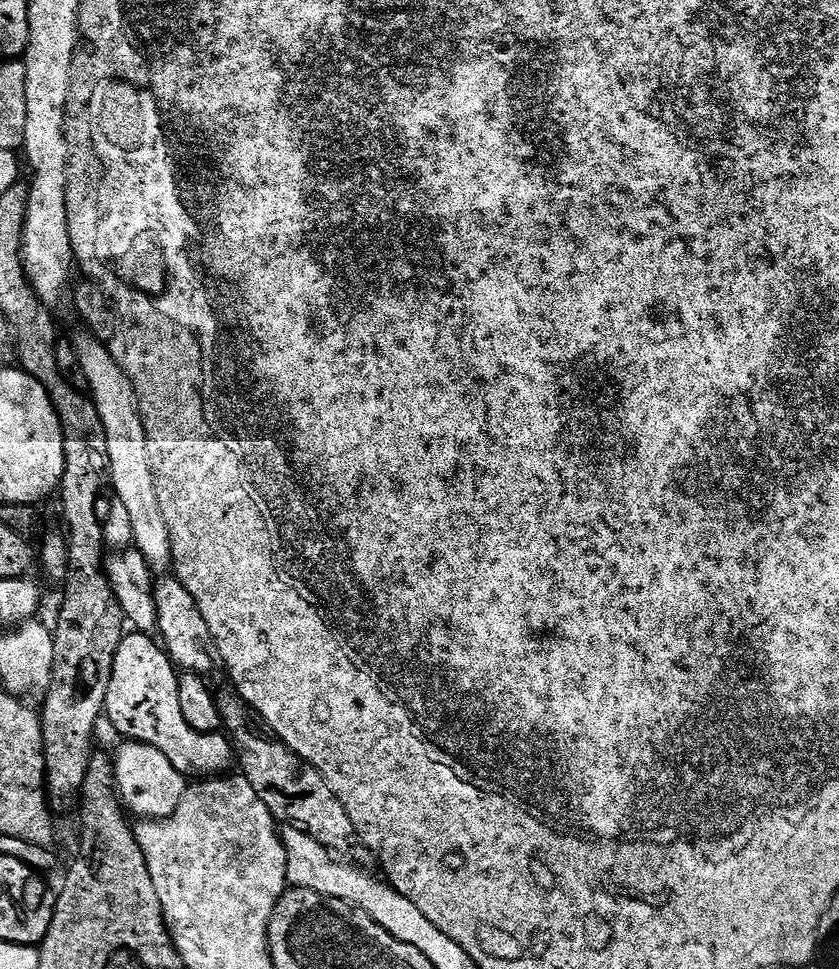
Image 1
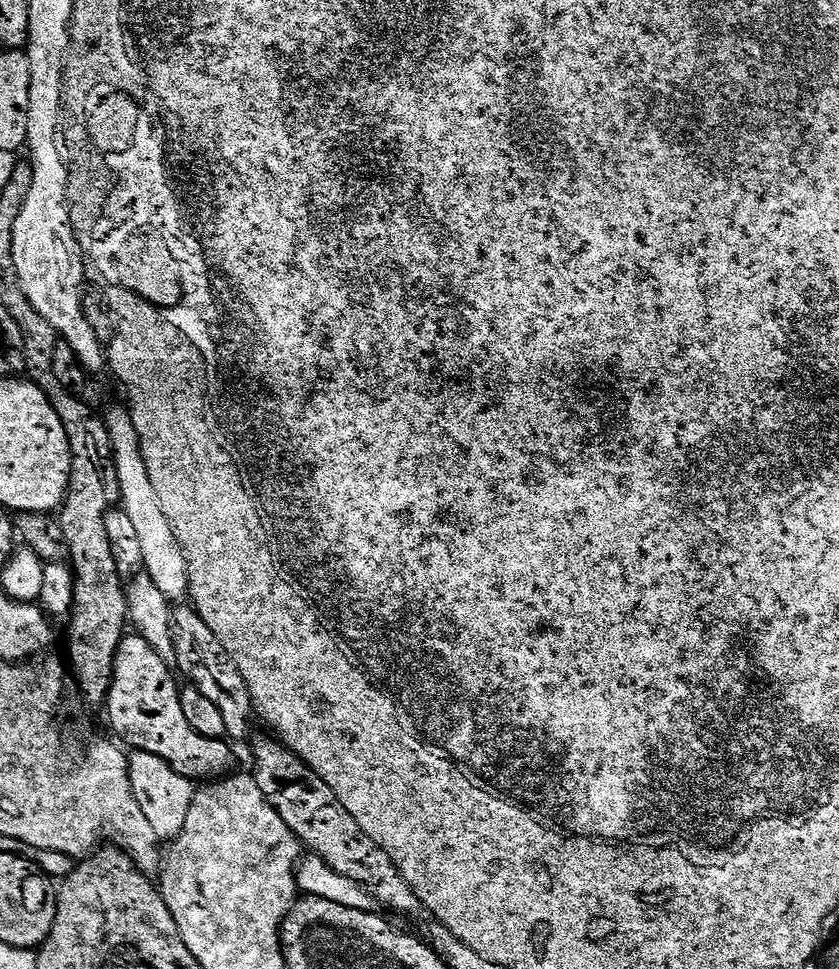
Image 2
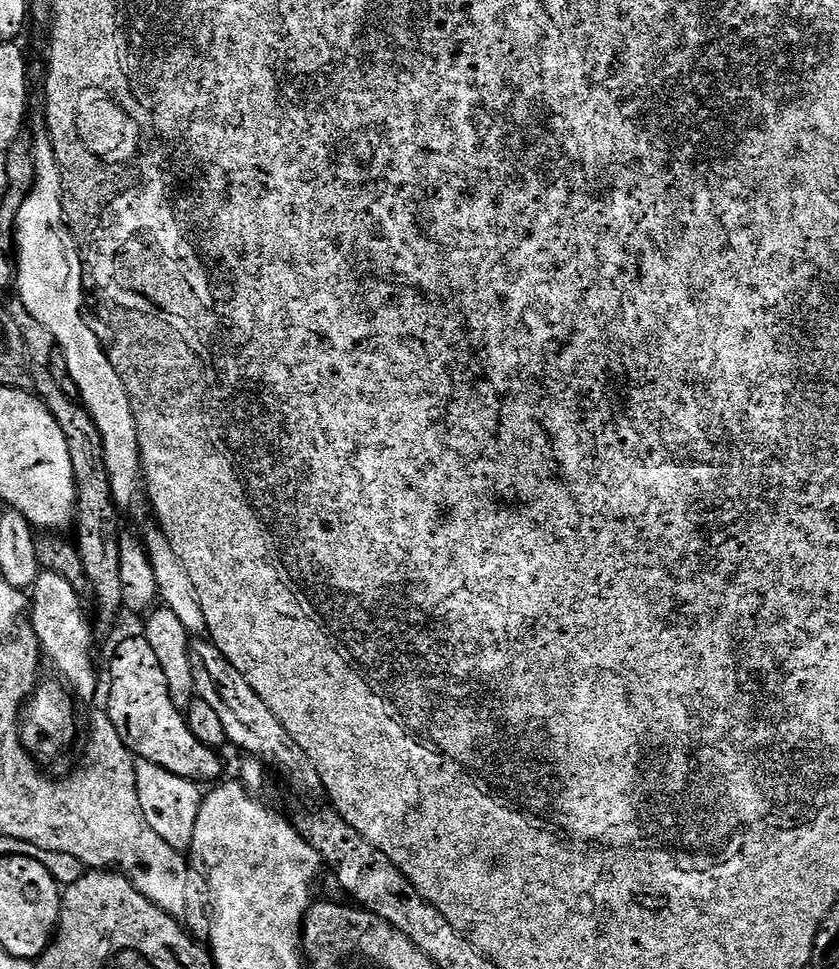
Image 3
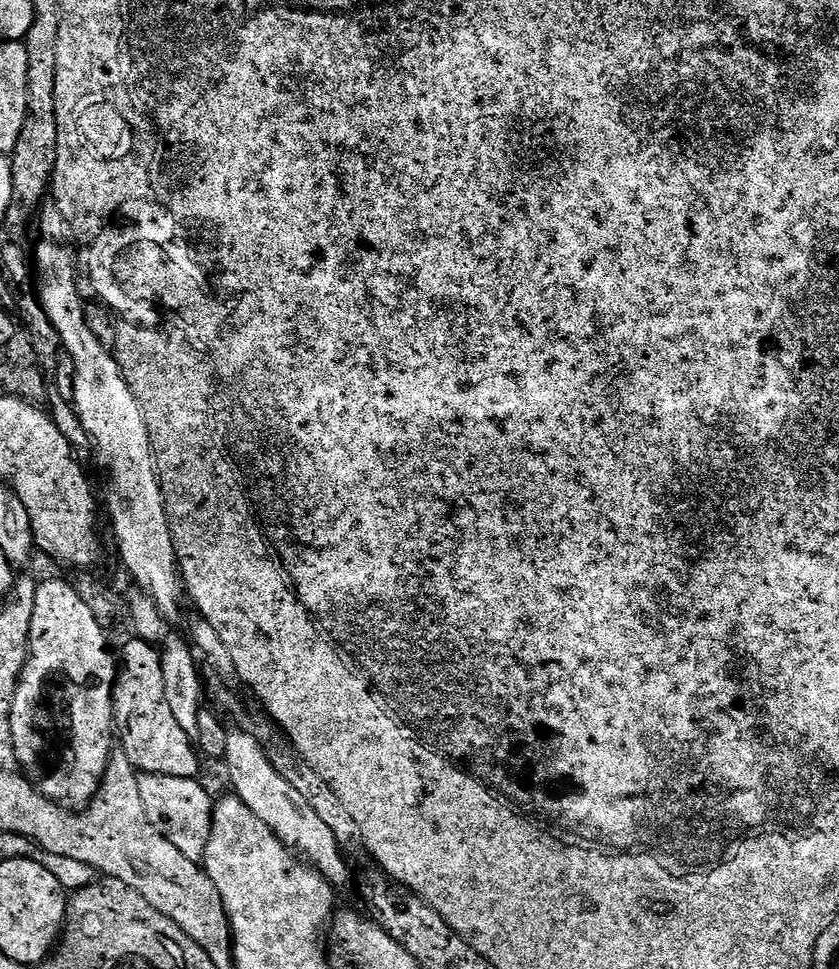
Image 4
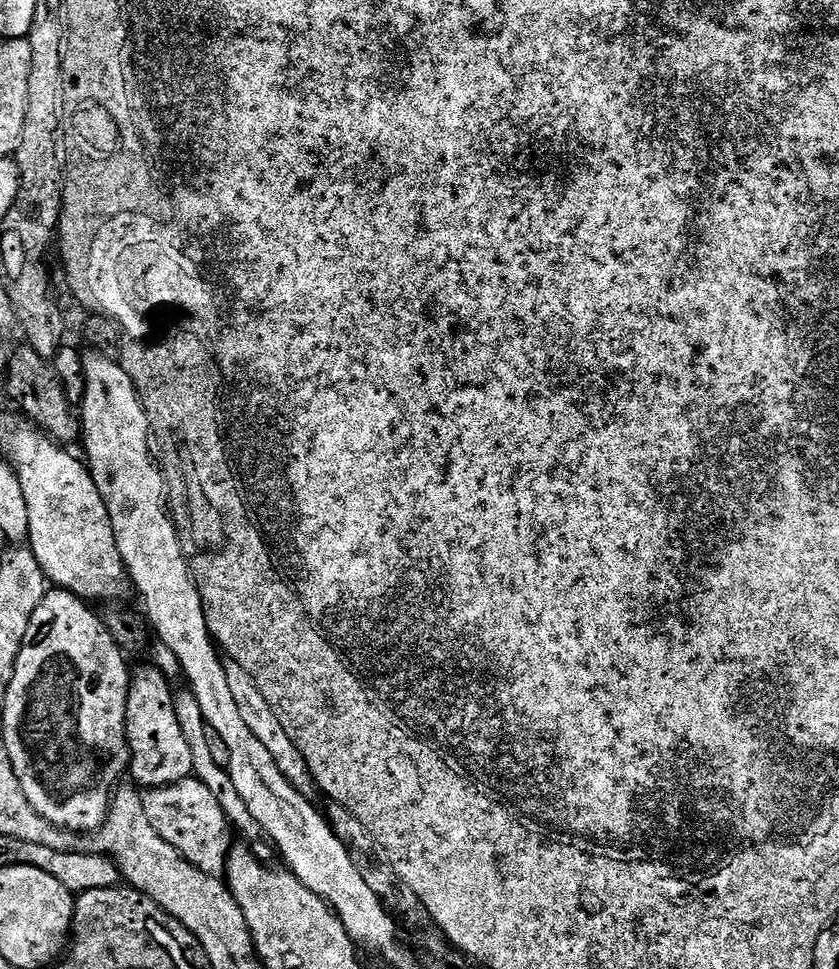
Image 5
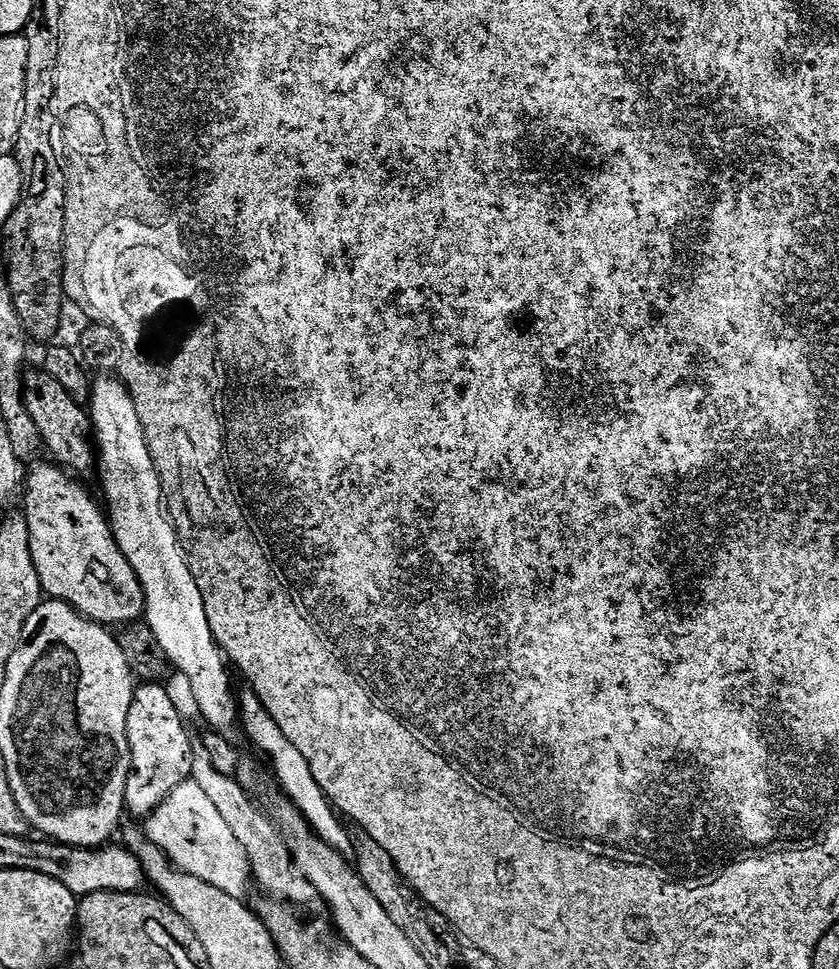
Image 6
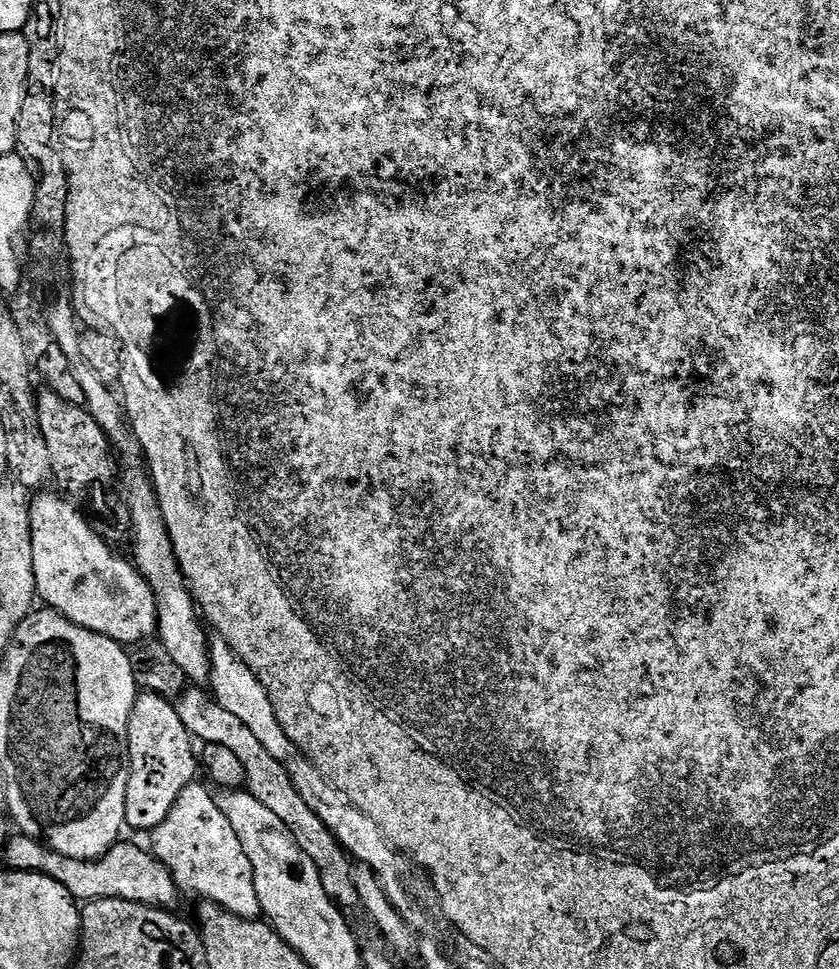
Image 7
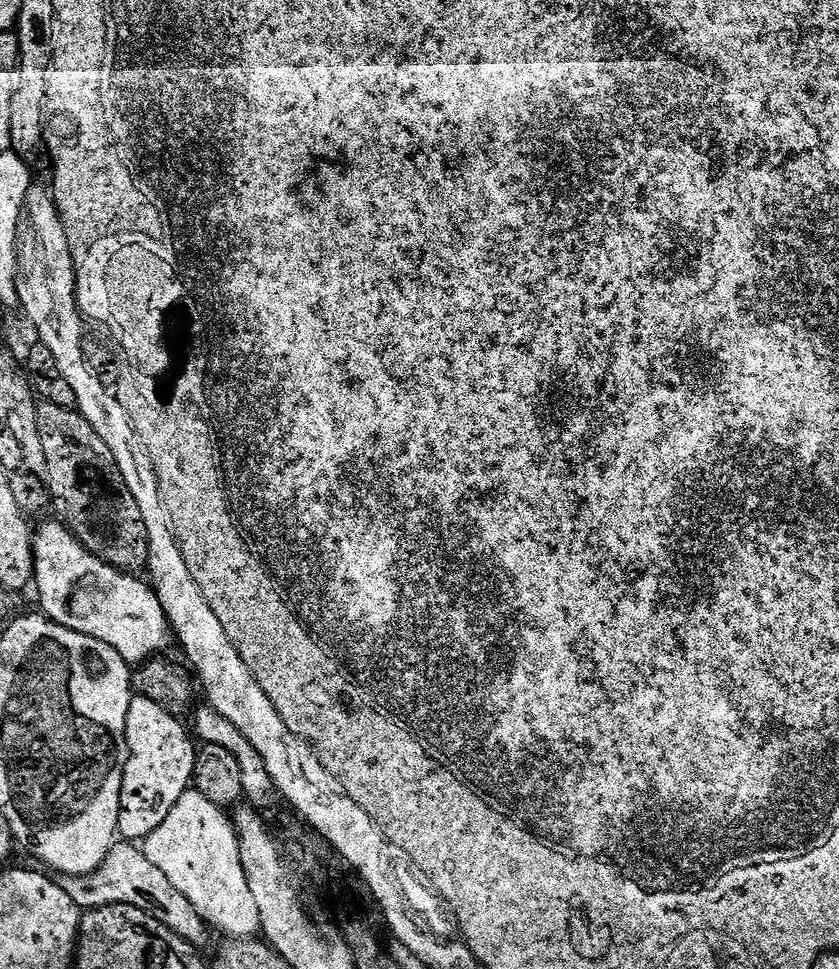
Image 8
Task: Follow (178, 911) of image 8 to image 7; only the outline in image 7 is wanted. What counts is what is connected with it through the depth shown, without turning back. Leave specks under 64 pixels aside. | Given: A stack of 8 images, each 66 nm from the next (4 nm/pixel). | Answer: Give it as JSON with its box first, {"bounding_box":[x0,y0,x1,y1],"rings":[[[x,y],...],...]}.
{"bounding_box":[3,834,182,909],"rings":[[[23,834],[9,835],[8,843],[3,845],[4,860],[14,872],[41,872],[44,876],[54,878],[78,902],[118,898],[145,904],[151,908],[175,909],[175,904],[182,897],[181,889],[172,878],[165,864],[160,863],[147,847],[139,848],[136,844],[117,842],[104,856],[97,860],[78,860],[66,858],[66,854],[58,854],[49,848],[43,840],[35,840],[33,836]]]}

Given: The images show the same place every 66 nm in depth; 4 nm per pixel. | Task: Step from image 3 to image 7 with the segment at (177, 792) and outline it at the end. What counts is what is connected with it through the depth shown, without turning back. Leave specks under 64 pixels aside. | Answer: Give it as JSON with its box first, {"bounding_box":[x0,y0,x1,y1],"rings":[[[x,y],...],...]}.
{"bounding_box":[150,782,252,910],"rings":[[[200,782],[189,784],[182,794],[178,794],[178,802],[174,802],[170,814],[166,814],[150,839],[150,848],[156,859],[167,866],[173,880],[185,893],[197,892],[204,896],[200,898],[205,901],[229,910],[235,909],[235,904],[250,900],[246,891],[252,887],[250,858],[246,858],[238,834],[234,834],[230,822],[226,822],[226,814],[218,810],[215,795],[211,791],[208,793]]]}

